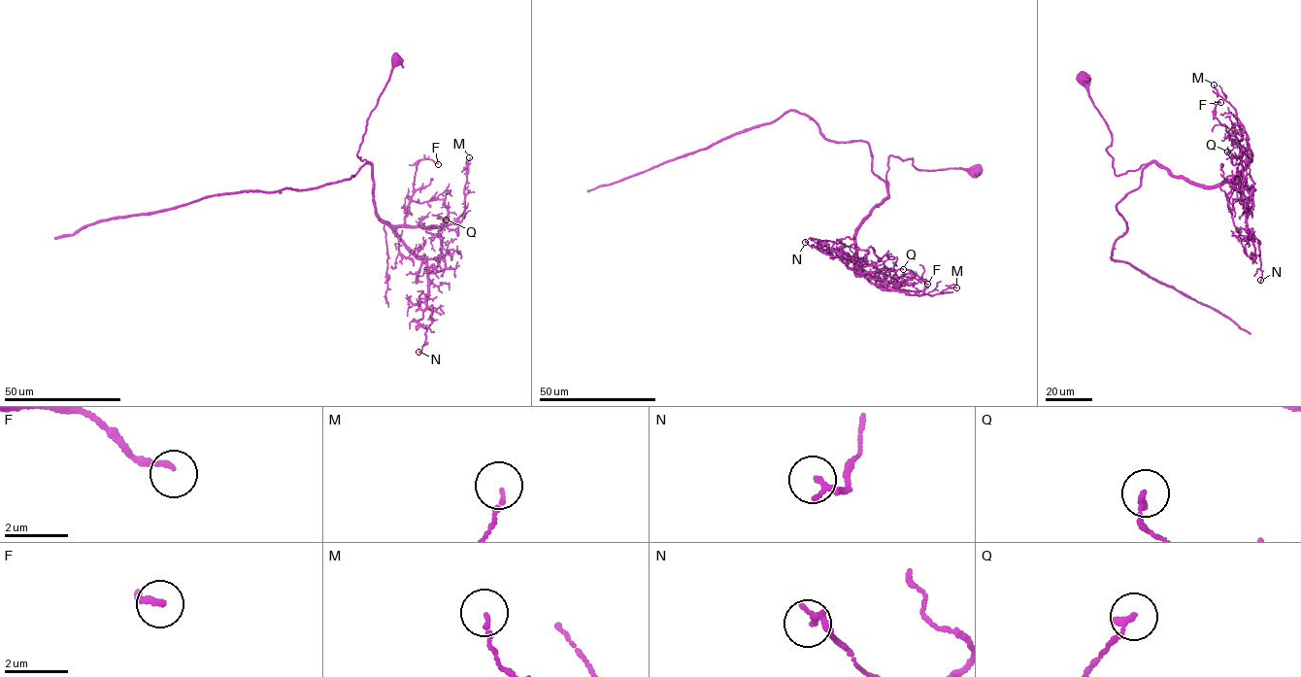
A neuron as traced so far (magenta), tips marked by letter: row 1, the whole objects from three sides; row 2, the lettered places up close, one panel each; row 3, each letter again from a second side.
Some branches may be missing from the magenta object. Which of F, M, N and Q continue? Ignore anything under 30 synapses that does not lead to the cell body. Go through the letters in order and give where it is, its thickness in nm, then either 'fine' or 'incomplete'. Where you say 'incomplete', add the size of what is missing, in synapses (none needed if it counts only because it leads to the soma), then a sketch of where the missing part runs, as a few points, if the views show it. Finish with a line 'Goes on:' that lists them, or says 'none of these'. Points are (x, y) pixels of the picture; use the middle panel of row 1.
F: at (927, 284); 170 nm thick; fine
M: at (956, 287); 110 nm thick; fine
N: at (805, 242); 170 nm thick; fine
Q: at (903, 269); 180 nm thick; fine
Goes on: none of these

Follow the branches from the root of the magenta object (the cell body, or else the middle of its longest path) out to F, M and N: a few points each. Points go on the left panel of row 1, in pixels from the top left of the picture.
F: (395, 59), (357, 154), (373, 167), (380, 218), (393, 227), (403, 223), (416, 162), (426, 158), (438, 164)
M: (395, 59), (367, 120), (357, 154), (373, 167), (378, 216), (397, 228), (452, 222), (464, 210), (469, 157)
N: (395, 59), (367, 120), (357, 154), (373, 167), (378, 216), (425, 263), (431, 323), (418, 352)

